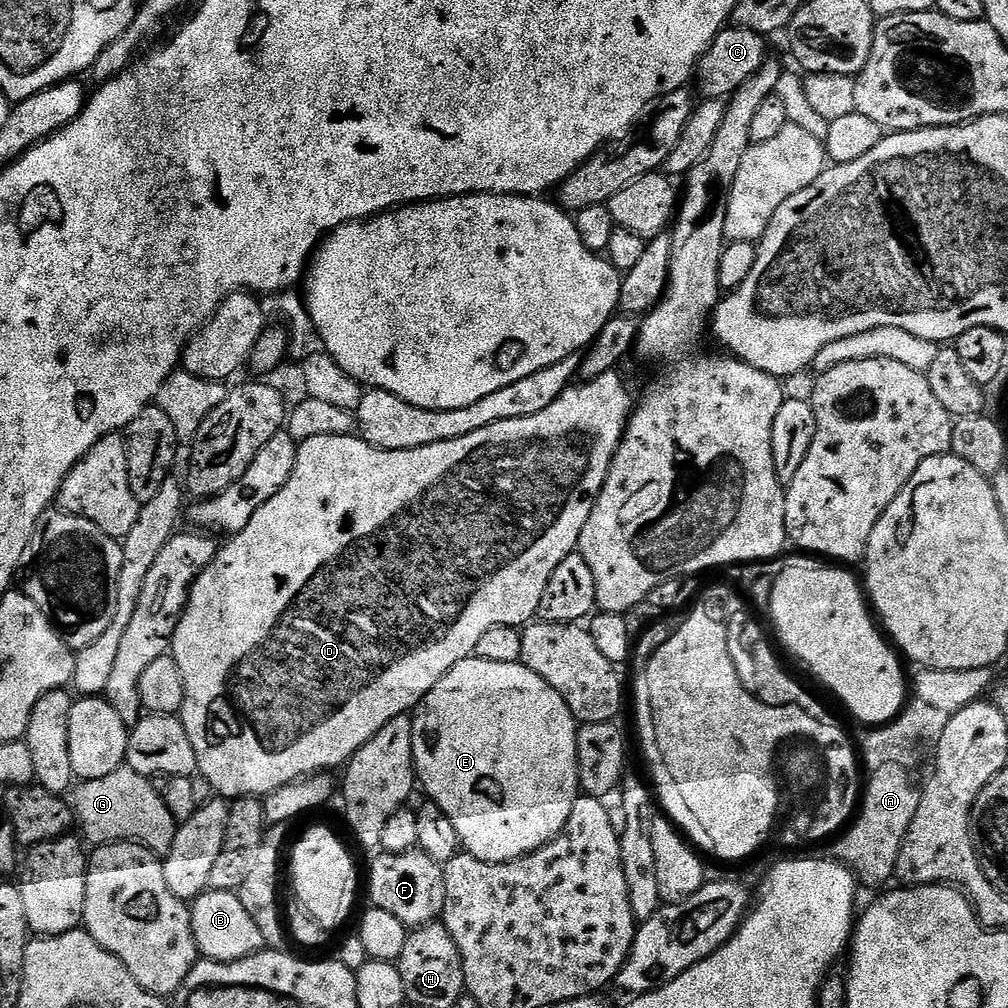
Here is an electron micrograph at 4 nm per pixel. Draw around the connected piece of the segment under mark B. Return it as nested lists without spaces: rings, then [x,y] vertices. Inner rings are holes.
[[[217,888],[205,890],[202,895],[191,901],[190,911],[196,951],[203,959],[234,962],[265,947],[262,933],[258,926],[254,926],[254,918],[246,914],[246,906],[242,906],[236,892],[223,892]]]

